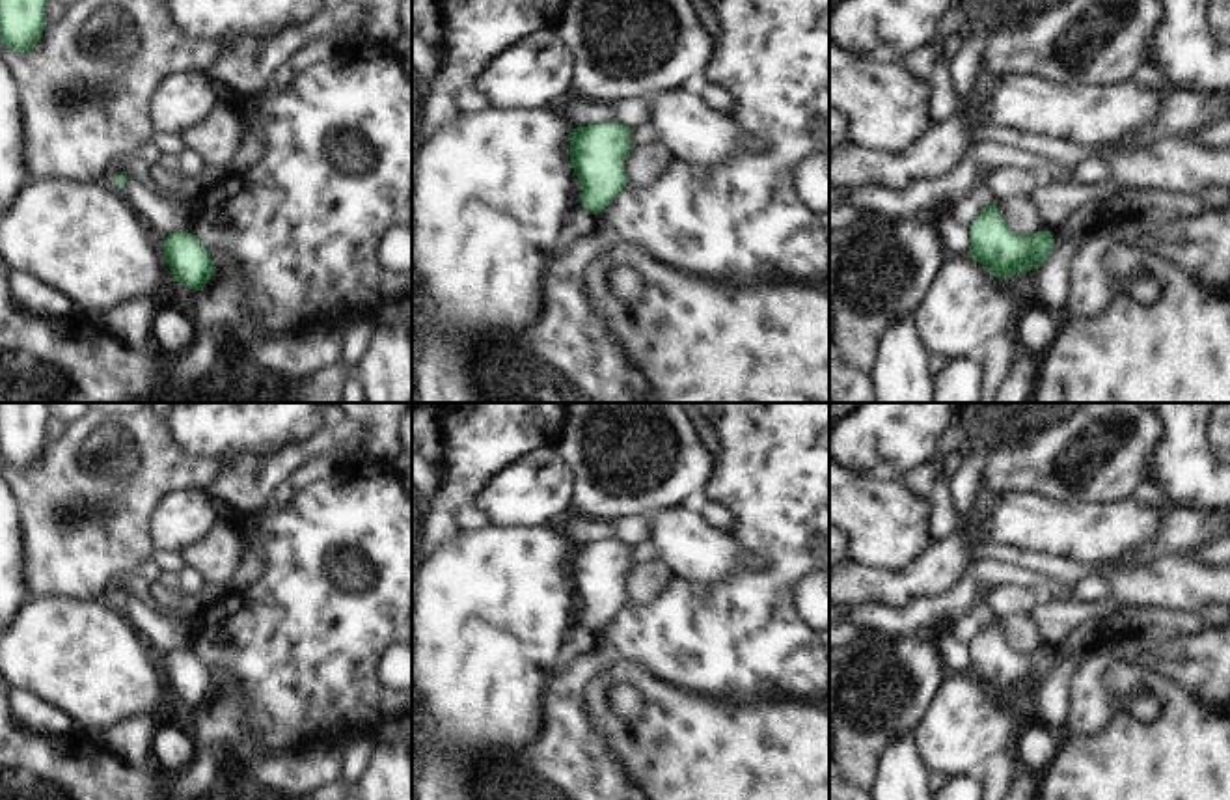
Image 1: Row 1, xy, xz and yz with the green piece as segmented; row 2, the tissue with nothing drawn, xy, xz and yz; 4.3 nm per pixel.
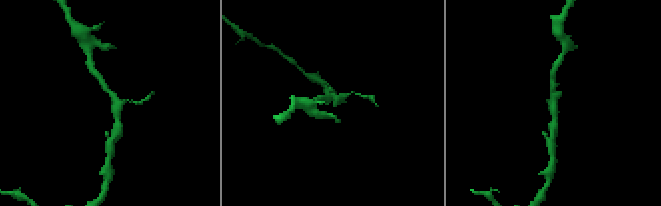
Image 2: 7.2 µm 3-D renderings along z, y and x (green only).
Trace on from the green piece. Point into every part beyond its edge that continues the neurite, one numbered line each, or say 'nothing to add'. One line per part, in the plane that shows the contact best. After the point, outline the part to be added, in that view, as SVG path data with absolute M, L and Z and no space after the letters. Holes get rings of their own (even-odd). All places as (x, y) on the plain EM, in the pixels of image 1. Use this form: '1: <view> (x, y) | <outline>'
nothing to add

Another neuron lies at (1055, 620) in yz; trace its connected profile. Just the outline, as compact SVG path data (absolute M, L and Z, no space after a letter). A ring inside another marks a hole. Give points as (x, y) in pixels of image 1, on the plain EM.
M1116 599L1098 600L1094 604L1077 604L1072 600L1047 600L1038 602L1032 619L1042 636L1042 645L1047 651L1060 647L1066 638L1079 627L1092 619L1107 621L1120 610L1128 610L1133 604L1122 604Z

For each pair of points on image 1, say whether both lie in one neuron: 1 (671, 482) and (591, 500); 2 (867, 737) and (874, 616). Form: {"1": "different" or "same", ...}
{"1": "same", "2": "different"}

